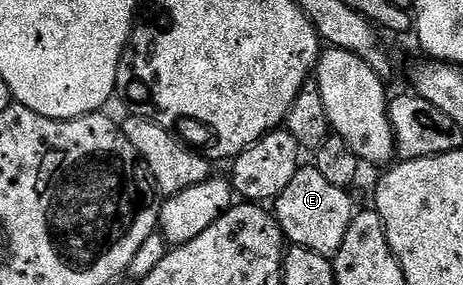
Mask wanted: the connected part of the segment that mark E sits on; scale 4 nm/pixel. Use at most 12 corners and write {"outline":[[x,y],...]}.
{"outline":[[299,165],[272,203],[283,239],[333,256],[356,213],[349,189]]}

